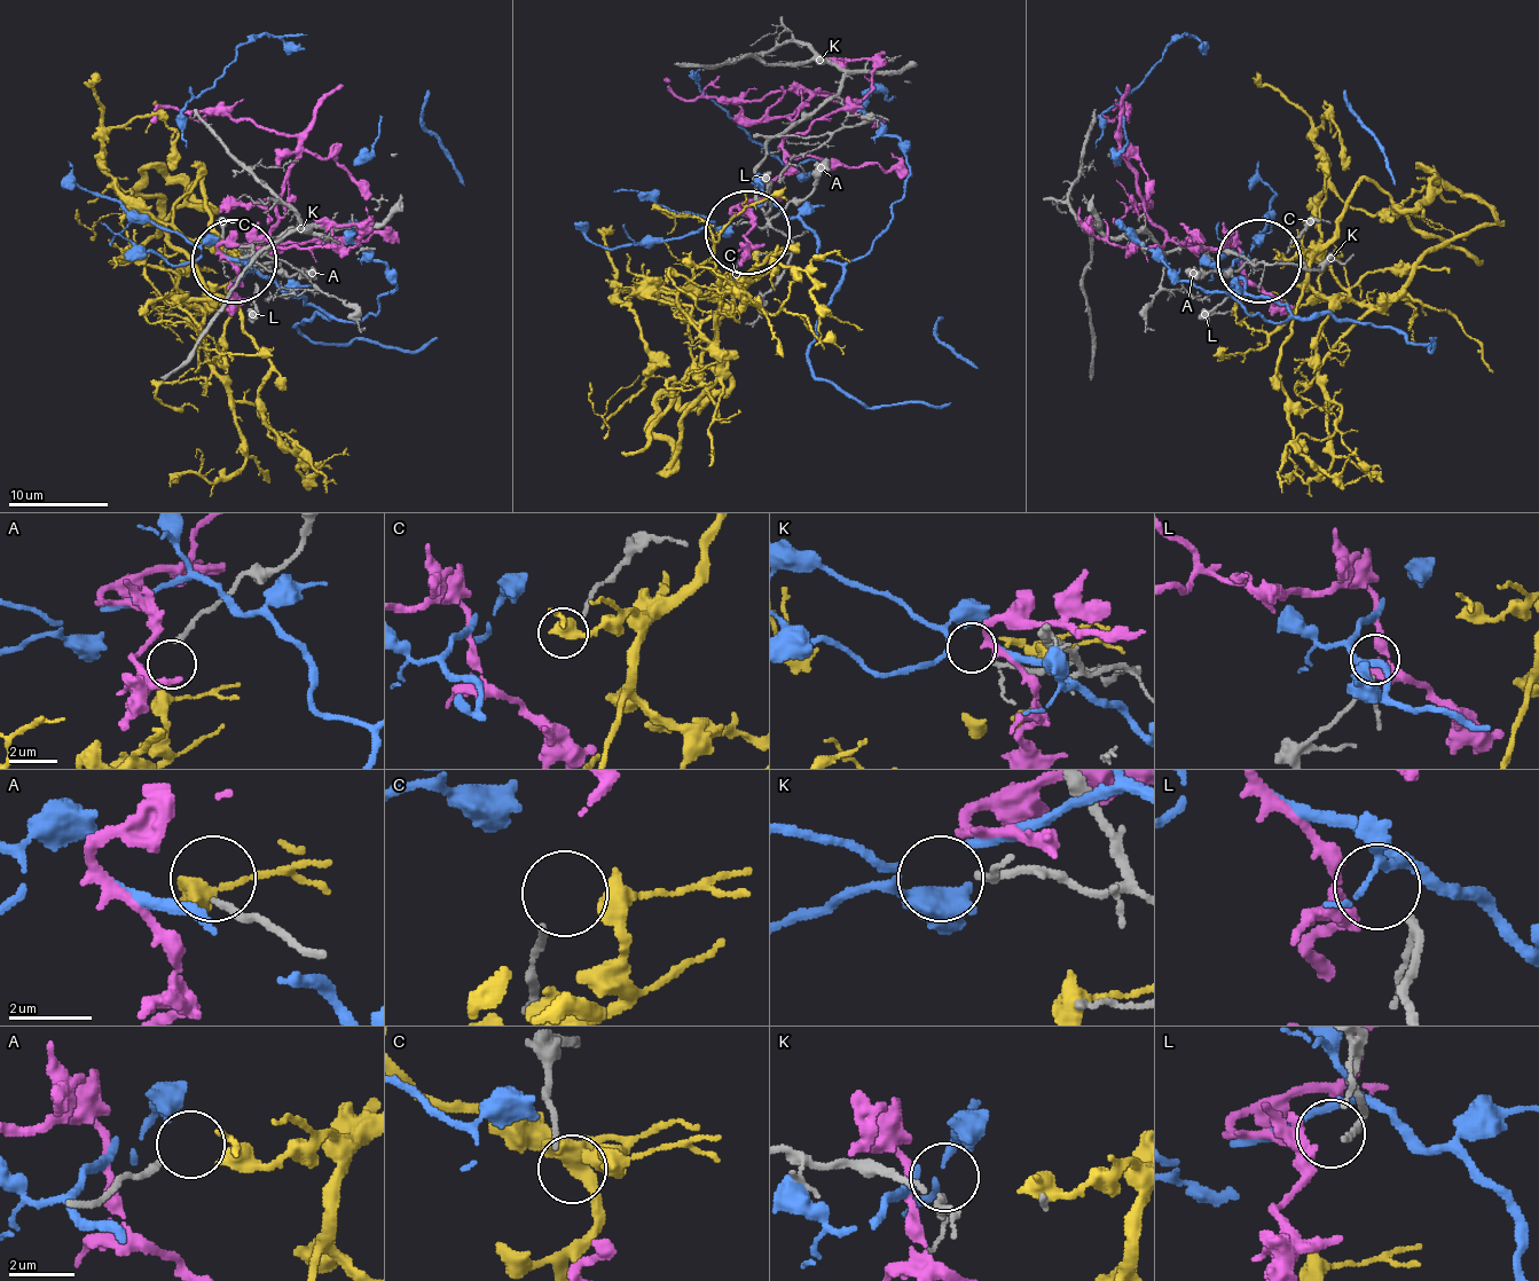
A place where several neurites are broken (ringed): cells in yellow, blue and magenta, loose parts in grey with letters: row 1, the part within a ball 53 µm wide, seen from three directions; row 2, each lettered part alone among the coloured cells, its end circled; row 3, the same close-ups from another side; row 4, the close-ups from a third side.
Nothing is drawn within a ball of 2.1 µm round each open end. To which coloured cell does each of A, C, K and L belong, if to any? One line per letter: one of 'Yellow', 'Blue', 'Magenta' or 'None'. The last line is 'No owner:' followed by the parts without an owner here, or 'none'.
A: Yellow
C: None
K: None
L: Magenta
No owner: C, K

